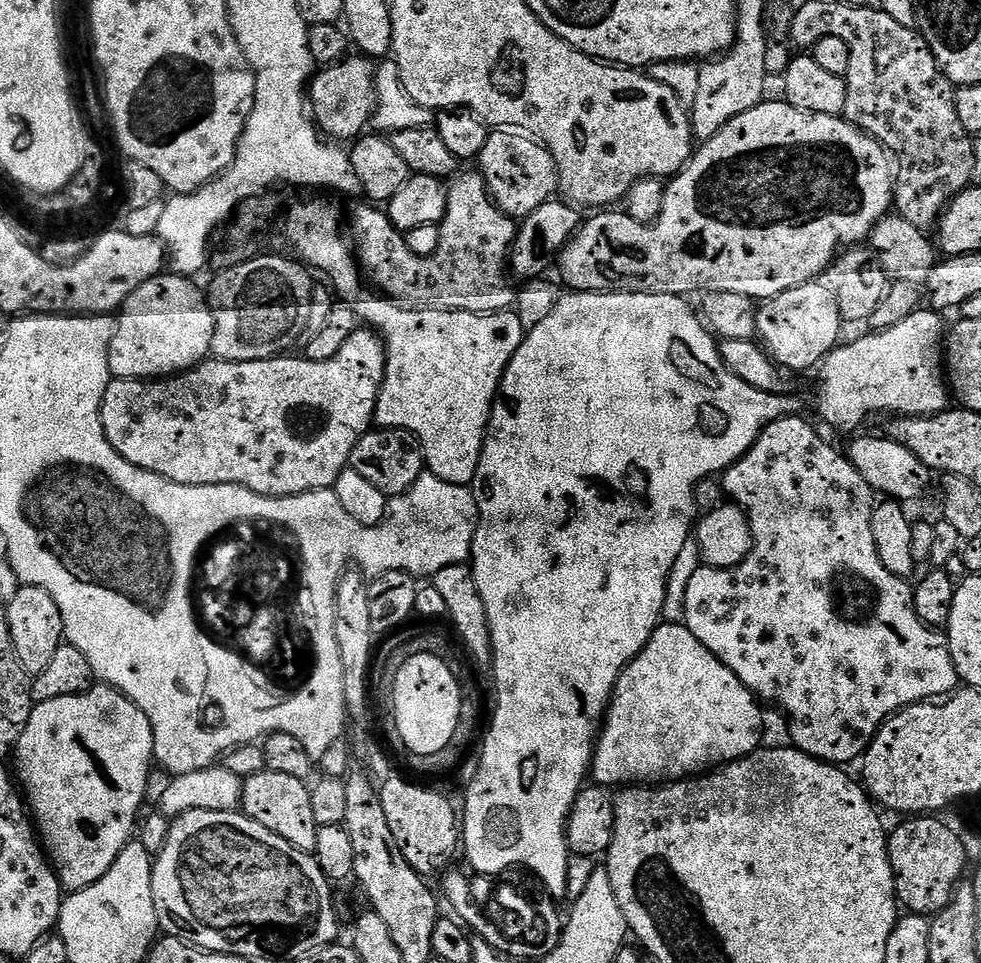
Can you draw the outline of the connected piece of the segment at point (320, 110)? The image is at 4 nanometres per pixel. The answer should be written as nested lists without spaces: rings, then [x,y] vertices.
[[[352,54],[340,61],[321,67],[306,88],[310,115],[325,137],[336,142],[352,142],[369,127],[376,110],[376,69],[371,59]]]

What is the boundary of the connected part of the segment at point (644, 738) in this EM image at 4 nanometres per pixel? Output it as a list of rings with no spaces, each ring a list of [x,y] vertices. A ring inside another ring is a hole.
[[[662,622],[652,631],[650,642],[646,642],[644,649],[625,666],[623,672],[620,673],[618,682],[612,688],[608,711],[604,713],[602,727],[594,745],[590,769],[591,779],[600,786],[613,786],[612,784],[620,784],[616,786],[648,786],[653,782],[675,782],[695,778],[717,766],[731,764],[733,760],[749,756],[750,753],[761,747],[760,727],[764,724],[764,716],[760,713],[760,707],[762,707],[761,701],[753,696],[752,691],[717,656],[710,654],[710,650],[706,650],[706,646],[702,646],[702,642],[698,642],[698,638],[694,638],[694,634],[690,634],[690,630],[683,622],[679,624]]]

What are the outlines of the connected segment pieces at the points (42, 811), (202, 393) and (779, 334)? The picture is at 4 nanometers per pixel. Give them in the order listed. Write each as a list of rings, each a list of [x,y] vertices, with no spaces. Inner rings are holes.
[[[97,683],[82,694],[36,704],[26,730],[22,730],[16,743],[15,760],[15,779],[34,817],[42,847],[60,879],[61,889],[73,893],[89,888],[110,870],[118,854],[133,839],[140,807],[145,807],[147,780],[154,768],[150,718],[134,706],[129,696]]]
[[[360,326],[346,338],[340,353],[326,362],[306,358],[302,364],[271,364],[269,360],[234,362],[209,358],[187,372],[167,378],[113,378],[100,403],[100,417],[110,446],[126,462],[175,484],[237,484],[260,496],[302,496],[319,488],[332,488],[338,474],[348,467],[354,446],[373,427],[385,366],[383,340],[371,328]],[[296,404],[320,404],[324,412],[332,412],[332,424],[328,424],[328,432],[320,440],[296,440],[288,432],[288,408],[296,408]]]
[[[827,283],[794,286],[758,308],[758,340],[781,368],[799,374],[821,363],[841,343],[840,327],[846,321],[838,310],[838,298]]]

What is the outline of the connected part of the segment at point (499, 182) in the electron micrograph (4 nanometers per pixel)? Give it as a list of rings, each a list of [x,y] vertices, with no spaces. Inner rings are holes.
[[[516,130],[489,131],[488,141],[482,146],[478,157],[478,171],[484,177],[484,184],[487,186],[489,194],[492,195],[493,202],[507,216],[513,218],[523,218],[534,214],[534,210],[538,210],[538,206],[542,206],[547,200],[551,200],[557,195],[560,182],[560,176],[556,173],[556,165],[553,164],[552,157],[548,155],[543,144]]]

